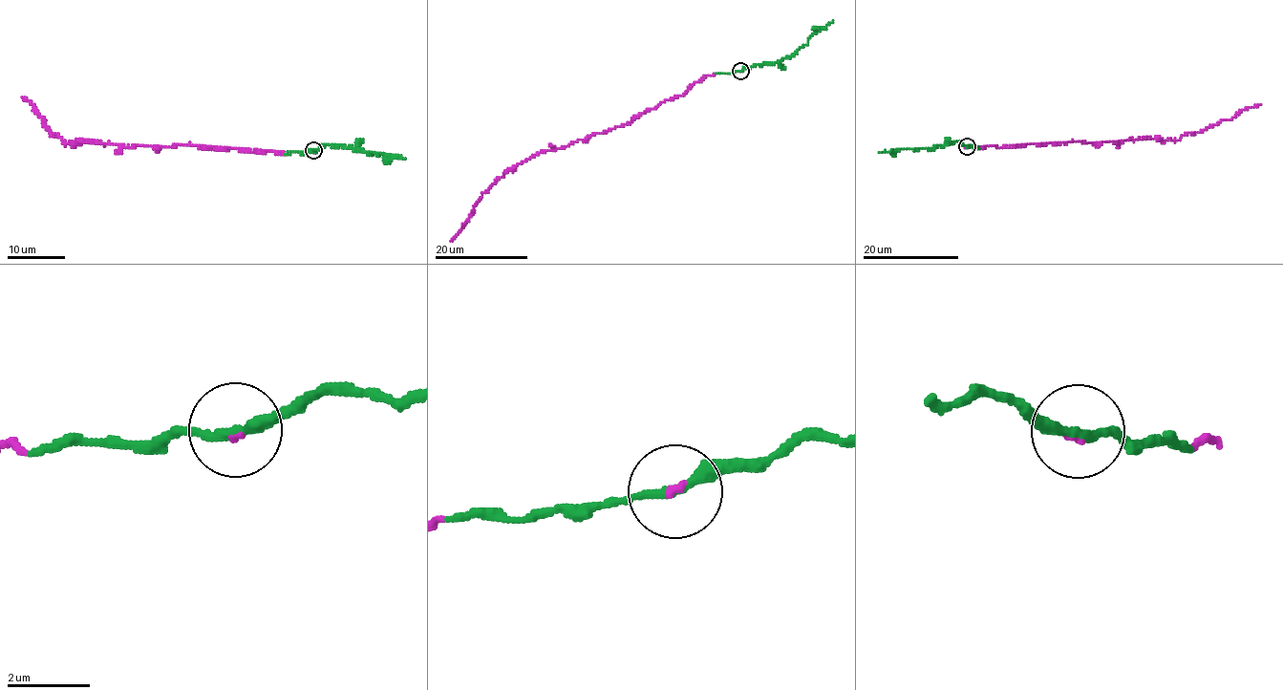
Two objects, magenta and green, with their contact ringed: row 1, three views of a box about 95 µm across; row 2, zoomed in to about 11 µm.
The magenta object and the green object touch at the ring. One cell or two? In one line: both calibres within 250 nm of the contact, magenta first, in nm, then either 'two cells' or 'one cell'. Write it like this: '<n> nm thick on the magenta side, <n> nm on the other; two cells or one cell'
90 nm thick on the magenta side, 240 nm on the other; one cell

